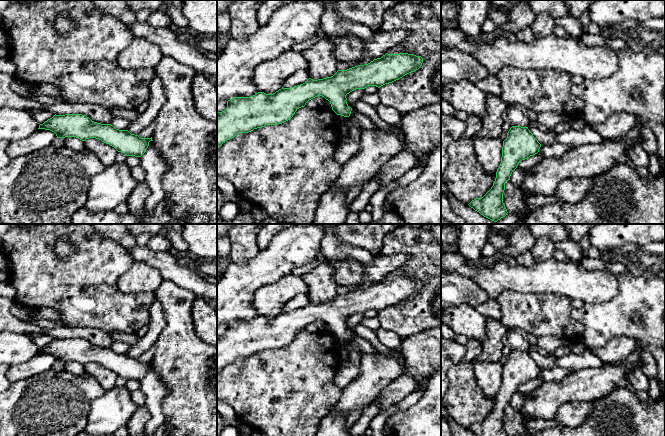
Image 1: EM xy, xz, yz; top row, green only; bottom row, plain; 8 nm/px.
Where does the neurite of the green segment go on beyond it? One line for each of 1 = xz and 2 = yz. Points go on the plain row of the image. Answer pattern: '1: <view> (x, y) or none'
1: none
2: none

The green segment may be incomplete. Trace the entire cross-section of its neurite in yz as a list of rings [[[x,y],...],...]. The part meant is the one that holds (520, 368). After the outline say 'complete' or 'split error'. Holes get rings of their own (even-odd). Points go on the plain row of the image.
[[[512,350],[503,365],[502,381],[491,413],[468,429],[477,436],[507,436],[503,427],[505,407],[510,404],[518,388],[539,376],[541,368],[528,351]]]; complete

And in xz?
[[[386,277],[381,282],[374,283],[368,288],[358,289],[347,294],[338,294],[333,300],[313,304],[309,302],[305,307],[292,312],[281,312],[273,318],[258,316],[250,321],[234,321],[227,325],[225,335],[217,336],[217,372],[239,357],[248,357],[266,349],[278,349],[290,344],[295,336],[306,327],[322,320],[331,328],[332,334],[344,341],[349,341],[352,332],[347,328],[346,319],[356,313],[365,313],[368,310],[381,311],[399,304],[403,300],[418,294],[423,287],[421,280],[414,278]]]; complete

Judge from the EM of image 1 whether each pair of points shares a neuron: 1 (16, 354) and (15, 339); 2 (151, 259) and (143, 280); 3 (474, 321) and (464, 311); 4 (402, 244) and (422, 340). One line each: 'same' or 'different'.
1: same
2: different
3: same
4: different

